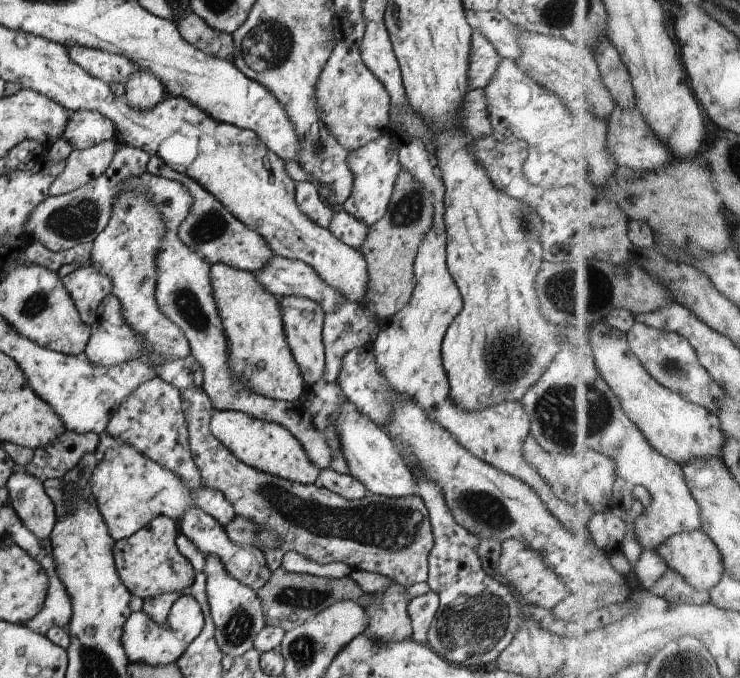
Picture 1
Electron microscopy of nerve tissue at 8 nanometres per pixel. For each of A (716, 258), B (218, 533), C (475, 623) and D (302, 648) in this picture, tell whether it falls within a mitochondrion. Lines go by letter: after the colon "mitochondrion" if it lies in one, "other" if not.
A: other
B: other
C: mitochondrion
D: mitochondrion

